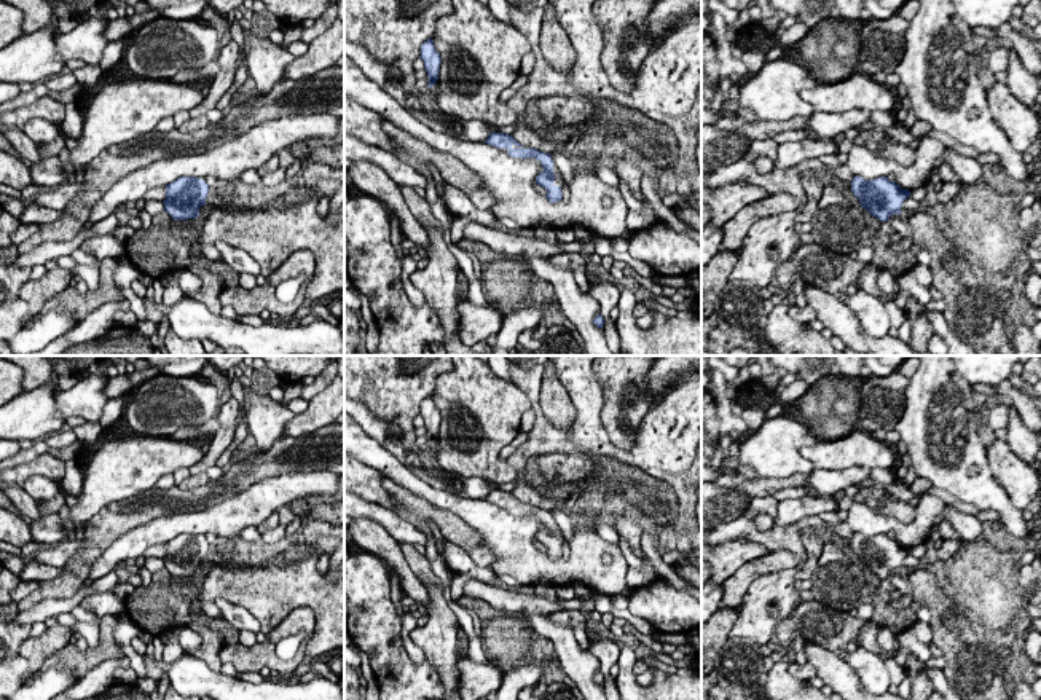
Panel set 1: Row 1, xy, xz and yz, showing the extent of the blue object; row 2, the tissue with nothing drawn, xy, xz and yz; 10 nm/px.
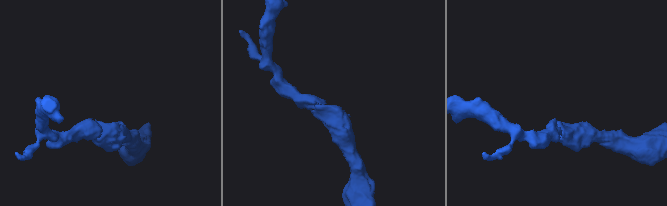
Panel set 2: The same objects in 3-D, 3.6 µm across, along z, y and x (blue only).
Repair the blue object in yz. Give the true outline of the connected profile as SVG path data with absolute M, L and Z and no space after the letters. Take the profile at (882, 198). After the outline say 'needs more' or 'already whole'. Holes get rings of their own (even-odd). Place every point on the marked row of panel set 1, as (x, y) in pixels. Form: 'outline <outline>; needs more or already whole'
outline M854 175L851 191L859 199L861 209L864 207L880 222L886 222L894 214L899 215L902 203L910 196L909 190L902 190L896 182L890 182L888 177L864 180Z; already whole

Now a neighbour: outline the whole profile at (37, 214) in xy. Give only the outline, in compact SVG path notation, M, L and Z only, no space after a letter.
M40 204L26 206L21 217L18 218L19 223L37 223L45 225L56 222L62 215L62 210L48 209Z

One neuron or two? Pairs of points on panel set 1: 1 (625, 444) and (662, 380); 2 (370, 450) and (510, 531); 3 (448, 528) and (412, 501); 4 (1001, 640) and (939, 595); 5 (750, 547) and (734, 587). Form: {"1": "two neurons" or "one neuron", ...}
{"1": "two neurons", "2": "one neuron", "3": "one neuron", "4": "one neuron", "5": "two neurons"}

